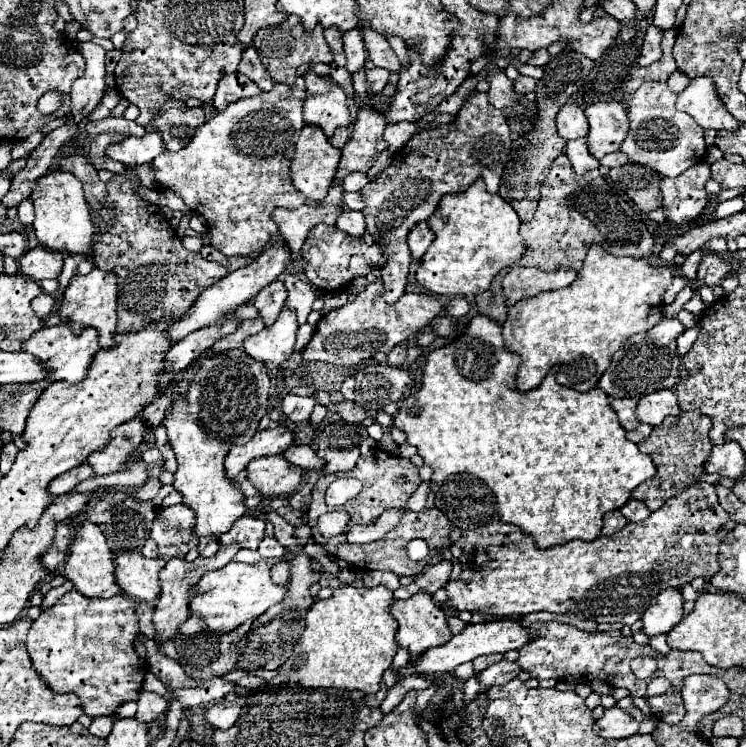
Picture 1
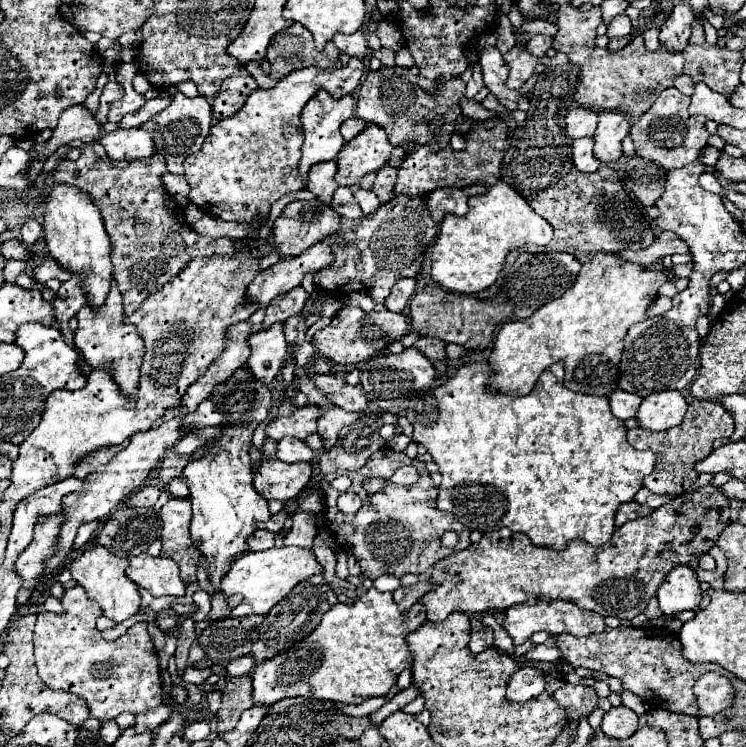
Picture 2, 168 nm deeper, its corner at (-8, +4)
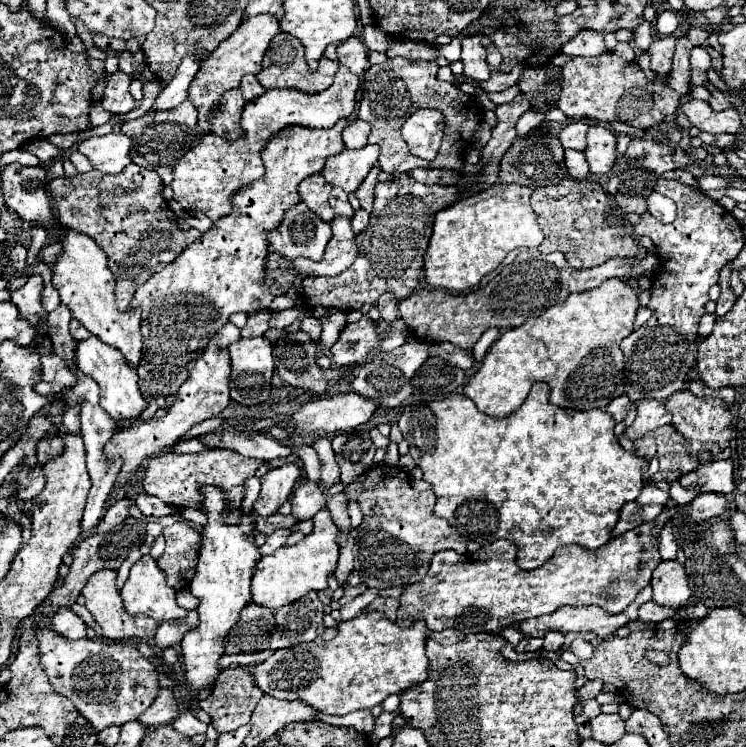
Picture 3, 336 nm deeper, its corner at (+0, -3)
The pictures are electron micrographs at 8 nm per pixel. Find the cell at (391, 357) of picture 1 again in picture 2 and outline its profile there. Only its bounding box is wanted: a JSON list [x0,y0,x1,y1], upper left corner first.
[416,337,446,361]

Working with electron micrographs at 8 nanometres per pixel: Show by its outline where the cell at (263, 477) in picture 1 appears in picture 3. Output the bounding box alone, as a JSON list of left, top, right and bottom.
[254,464,300,516]

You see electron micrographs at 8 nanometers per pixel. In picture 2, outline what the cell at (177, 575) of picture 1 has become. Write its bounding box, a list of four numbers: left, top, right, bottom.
[248,529,274,551]

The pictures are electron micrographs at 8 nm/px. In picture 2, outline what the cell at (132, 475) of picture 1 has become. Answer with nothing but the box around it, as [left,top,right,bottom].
[172,425,224,455]

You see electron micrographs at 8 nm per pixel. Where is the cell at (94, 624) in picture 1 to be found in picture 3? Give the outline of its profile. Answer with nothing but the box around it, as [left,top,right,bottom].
[36,628,160,730]

